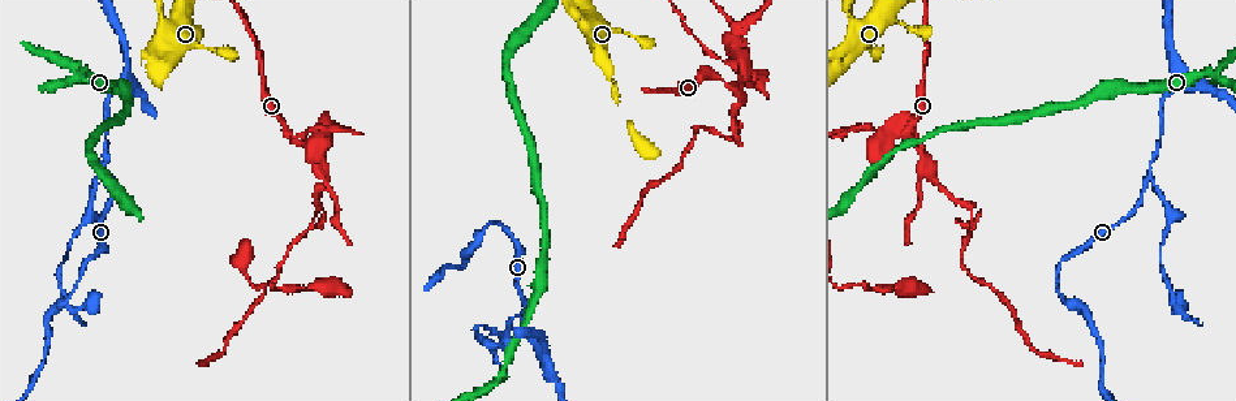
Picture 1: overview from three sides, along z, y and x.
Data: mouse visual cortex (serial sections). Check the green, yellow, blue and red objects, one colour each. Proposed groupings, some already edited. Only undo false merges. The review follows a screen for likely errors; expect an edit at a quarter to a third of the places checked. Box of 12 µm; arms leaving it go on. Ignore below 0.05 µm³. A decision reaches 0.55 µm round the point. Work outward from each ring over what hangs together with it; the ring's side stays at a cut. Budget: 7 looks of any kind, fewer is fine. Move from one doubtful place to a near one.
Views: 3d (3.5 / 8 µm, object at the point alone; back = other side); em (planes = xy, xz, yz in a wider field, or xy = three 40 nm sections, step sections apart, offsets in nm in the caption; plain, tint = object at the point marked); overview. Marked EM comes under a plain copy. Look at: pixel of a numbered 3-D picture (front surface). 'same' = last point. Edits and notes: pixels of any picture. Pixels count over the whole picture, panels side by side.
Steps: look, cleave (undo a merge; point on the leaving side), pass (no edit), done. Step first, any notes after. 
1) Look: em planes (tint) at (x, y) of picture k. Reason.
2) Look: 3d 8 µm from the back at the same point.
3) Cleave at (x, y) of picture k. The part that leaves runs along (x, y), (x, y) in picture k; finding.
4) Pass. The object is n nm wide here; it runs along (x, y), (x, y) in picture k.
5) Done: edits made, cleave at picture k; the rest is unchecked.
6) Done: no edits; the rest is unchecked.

Look: 3d 3.5 µm at (1147, 182) of picture 1. Side arm on a straight run.

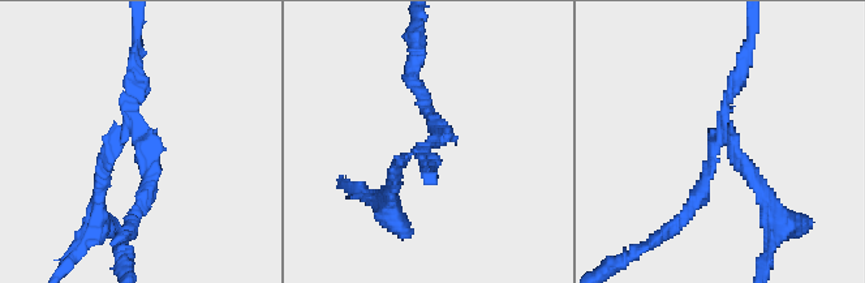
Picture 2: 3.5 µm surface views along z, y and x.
Look: em xy step 5 (tint) at (429, 142) of picture 2. 3 arms meet here; the arms are 150, 200, 200 nm wide.

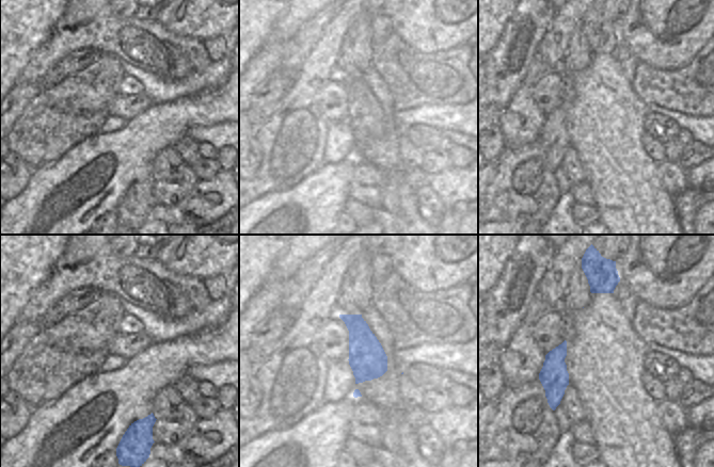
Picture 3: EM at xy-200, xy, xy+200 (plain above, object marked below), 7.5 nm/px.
Cleave at (748, 164) of picture 2. The part that leaves runs along (724, 142), (765, 194), (774, 241) in picture 2; two cells meet here.

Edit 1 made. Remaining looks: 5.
Look: 3d 3.5 µm at (1218, 75) of picture 1.

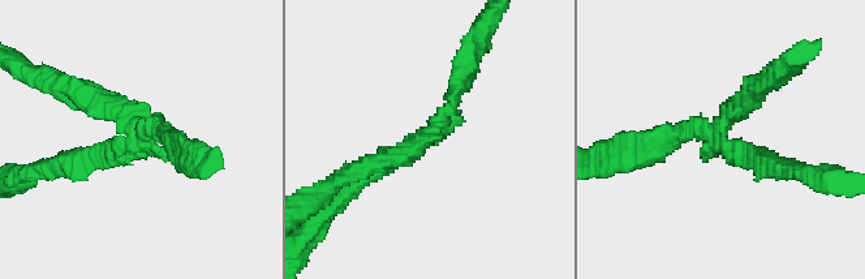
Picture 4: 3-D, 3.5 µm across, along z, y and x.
Look: em xy step 5 (tint) at (713, 136) of picture 4. 3 arms meet here; the arms are 200, 250, 250 nm wide.

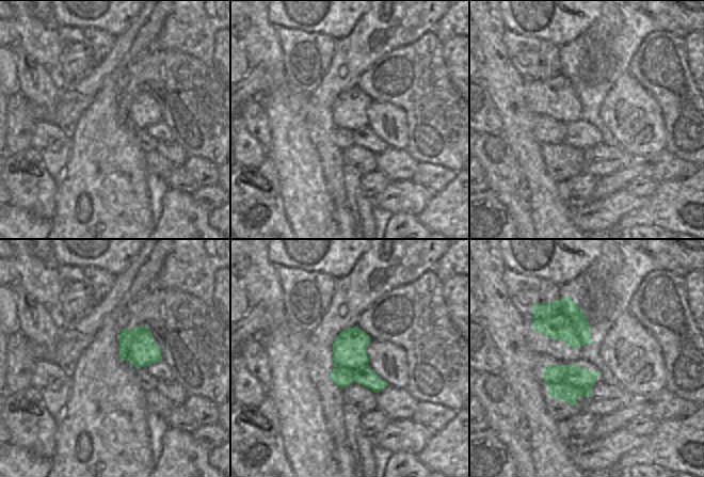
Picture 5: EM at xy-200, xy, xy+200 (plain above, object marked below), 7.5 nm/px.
Cleave at (89, 155) of picture 4. The part that leaves runs along (129, 142), (112, 155), (41, 163) in picture 4; two cells meet here.

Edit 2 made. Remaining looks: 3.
Done: edits made, cleave at picture 2, cleave at picture 4; the rest is unchecked.

